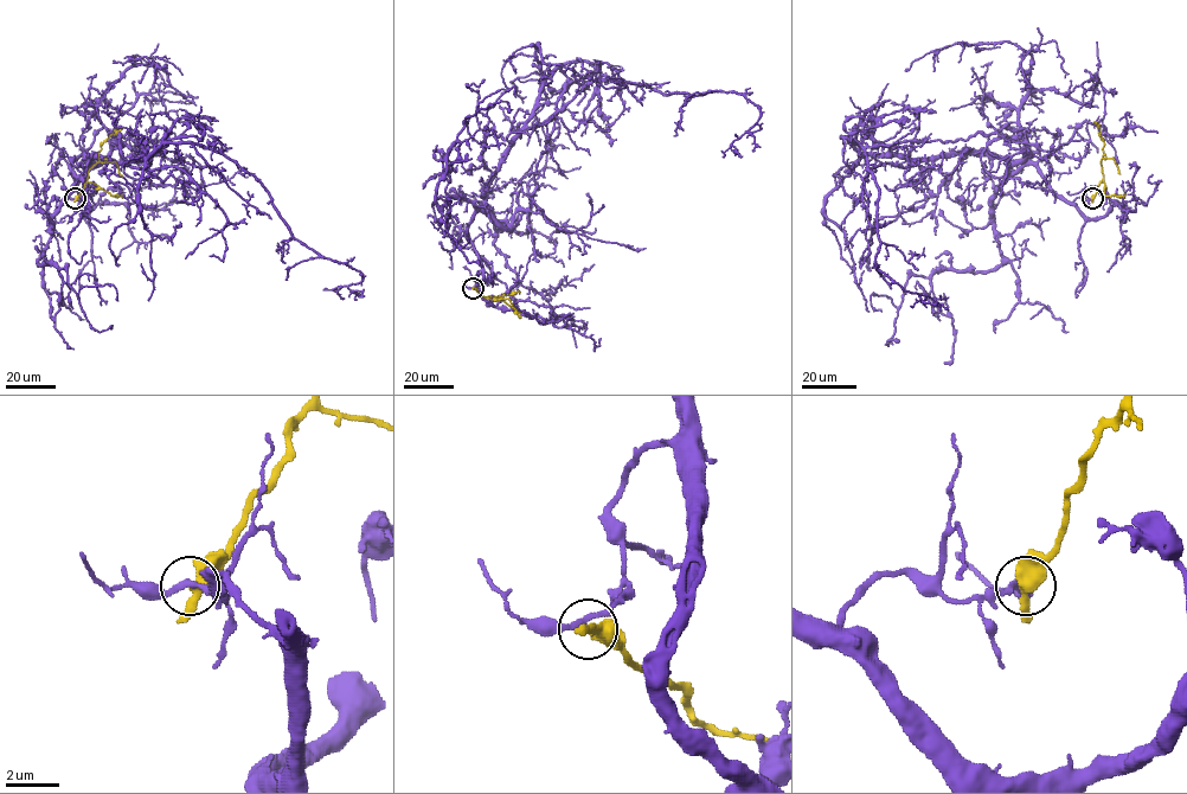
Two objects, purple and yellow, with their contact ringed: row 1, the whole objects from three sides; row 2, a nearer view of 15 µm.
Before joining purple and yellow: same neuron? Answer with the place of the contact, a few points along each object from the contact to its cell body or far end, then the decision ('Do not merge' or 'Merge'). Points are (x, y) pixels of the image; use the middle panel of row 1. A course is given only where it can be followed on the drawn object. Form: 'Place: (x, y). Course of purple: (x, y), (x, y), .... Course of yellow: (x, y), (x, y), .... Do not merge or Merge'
Place: (473, 288). Course of purple: (473, 288), (481, 262), (467, 229), (477, 211), (489, 215). Course of yellow: (473, 288), (485, 298), (499, 299), (520, 292). Do not merge

